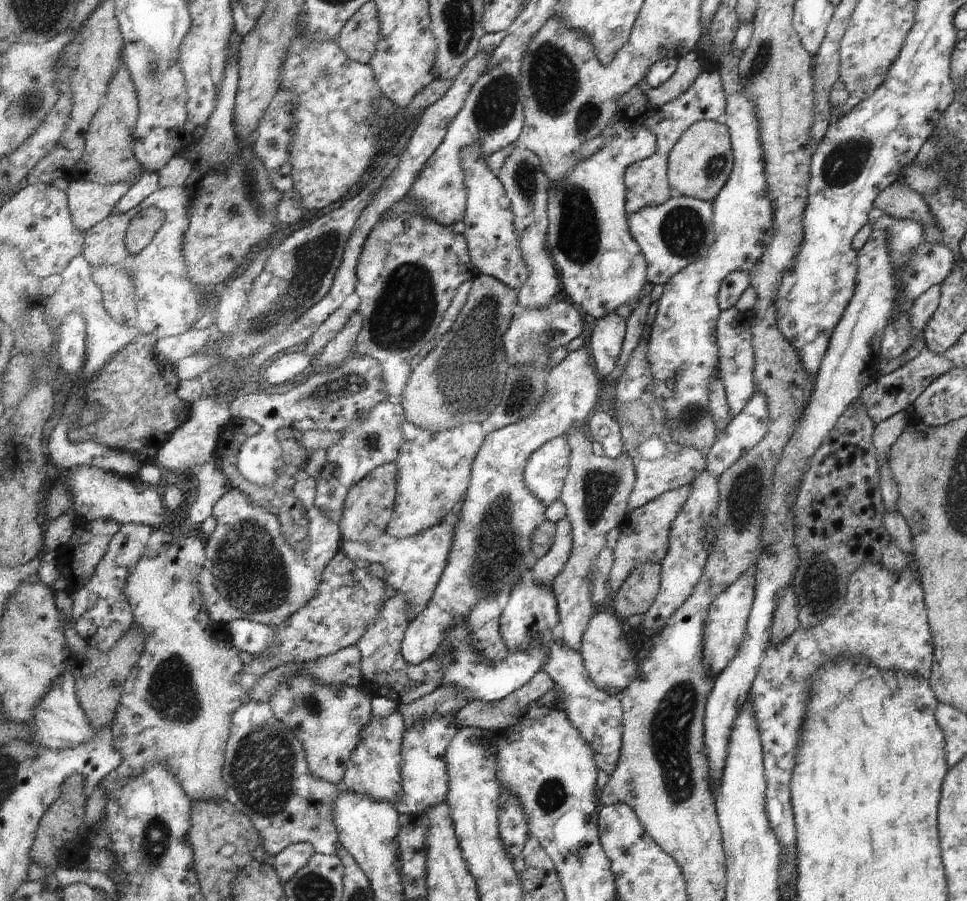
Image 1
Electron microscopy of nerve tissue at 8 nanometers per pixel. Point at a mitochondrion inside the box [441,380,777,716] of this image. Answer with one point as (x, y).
(496, 552)

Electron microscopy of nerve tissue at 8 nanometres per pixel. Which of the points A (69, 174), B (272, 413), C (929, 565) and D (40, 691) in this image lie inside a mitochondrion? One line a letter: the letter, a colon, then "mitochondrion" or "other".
A: other
B: other
C: other
D: other

